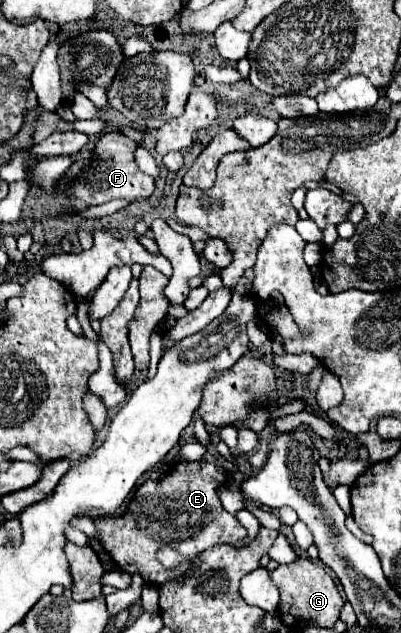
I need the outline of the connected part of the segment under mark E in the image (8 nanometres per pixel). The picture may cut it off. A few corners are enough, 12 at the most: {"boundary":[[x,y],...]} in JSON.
{"boundary":[[204,459],[144,481],[124,515],[93,518],[118,569],[172,577],[162,545],[196,557],[246,537]]}

